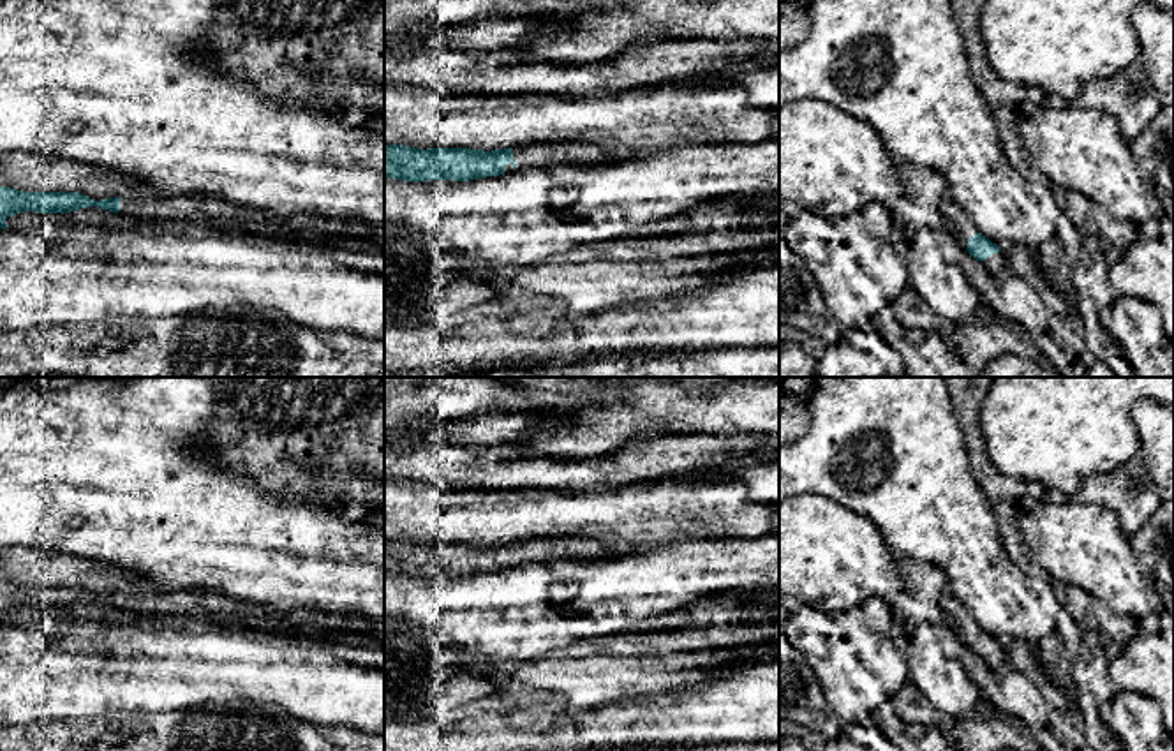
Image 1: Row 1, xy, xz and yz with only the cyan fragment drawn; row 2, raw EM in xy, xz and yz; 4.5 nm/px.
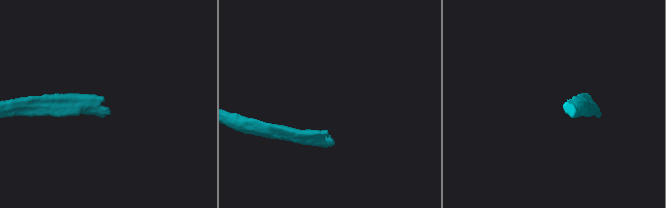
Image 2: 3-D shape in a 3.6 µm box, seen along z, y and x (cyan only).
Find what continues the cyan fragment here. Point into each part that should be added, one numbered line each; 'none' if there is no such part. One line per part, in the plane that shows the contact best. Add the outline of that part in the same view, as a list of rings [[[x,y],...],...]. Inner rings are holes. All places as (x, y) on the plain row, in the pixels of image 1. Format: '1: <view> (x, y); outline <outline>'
1: xz (563, 547); outline [[[585,536],[531,538],[513,543],[515,561],[509,557],[504,568],[525,562],[552,562],[557,559],[612,557],[636,552],[643,547],[605,545]]]

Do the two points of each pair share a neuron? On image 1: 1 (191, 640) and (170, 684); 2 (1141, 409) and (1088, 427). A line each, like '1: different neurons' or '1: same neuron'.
1: different neurons
2: different neurons

